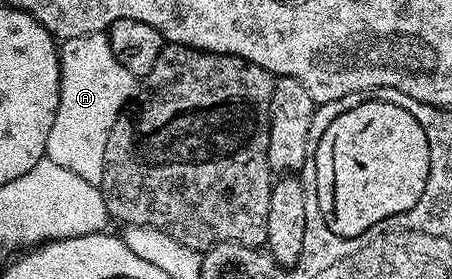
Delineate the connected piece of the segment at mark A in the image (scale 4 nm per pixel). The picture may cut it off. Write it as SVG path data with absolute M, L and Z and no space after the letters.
M106 33L66 39L59 52L59 103L53 128L49 128L46 158L69 168L81 180L99 186L105 172L105 144L127 101L137 94L137 79L113 56Z

